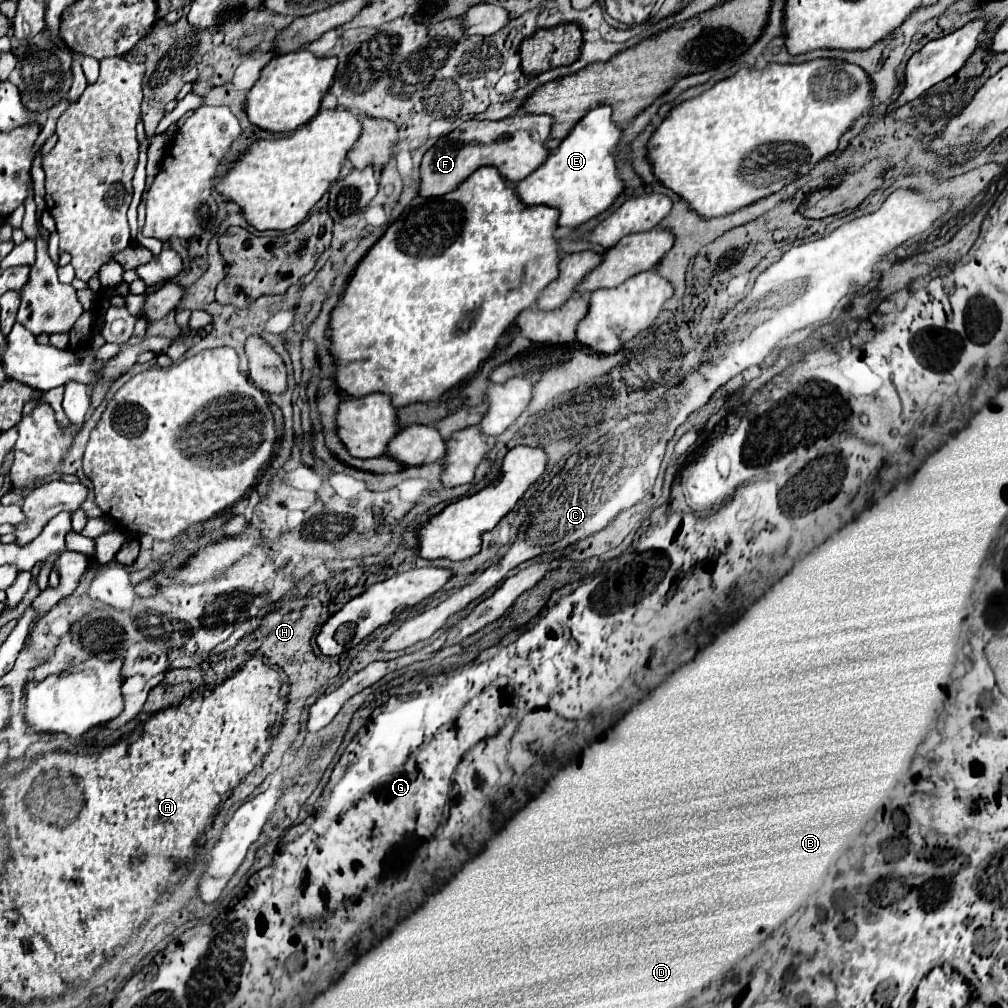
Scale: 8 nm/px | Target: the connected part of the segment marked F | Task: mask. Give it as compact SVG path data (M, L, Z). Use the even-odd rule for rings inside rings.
M515 115L501 121L469 119L449 135L443 135L423 155L419 193L423 197L445 195L459 187L475 169L483 165L493 165L503 177L507 177L507 181L519 183L547 161L549 149L545 147L545 141L551 133L551 127L551 115Z

